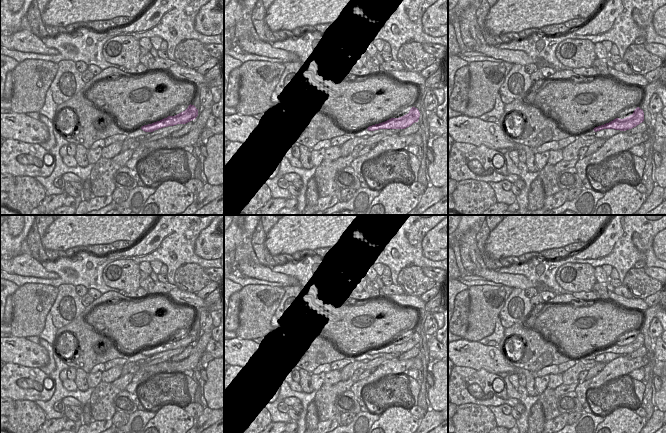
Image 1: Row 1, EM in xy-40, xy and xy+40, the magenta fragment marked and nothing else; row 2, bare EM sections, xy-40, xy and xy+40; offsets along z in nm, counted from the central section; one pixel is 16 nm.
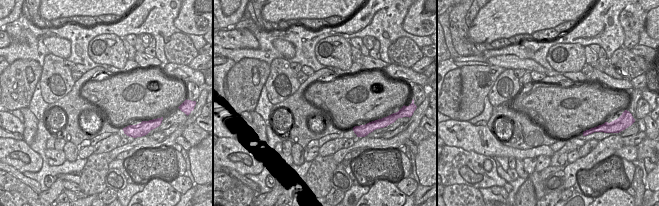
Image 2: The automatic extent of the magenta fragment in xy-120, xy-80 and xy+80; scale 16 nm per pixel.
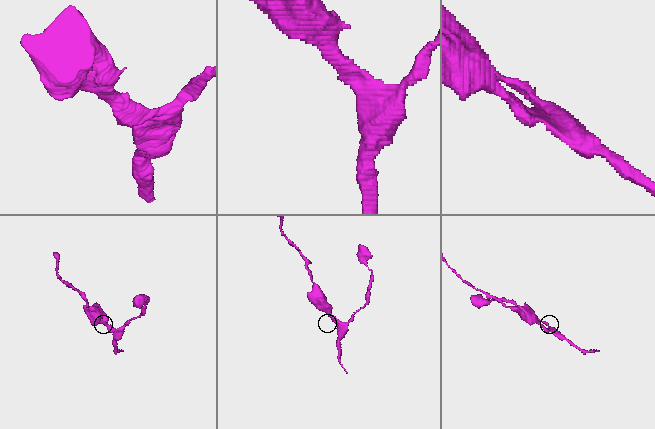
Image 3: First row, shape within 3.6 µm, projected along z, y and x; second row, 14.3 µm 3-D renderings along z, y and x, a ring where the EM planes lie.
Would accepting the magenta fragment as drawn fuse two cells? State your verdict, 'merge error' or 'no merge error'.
no merge error

